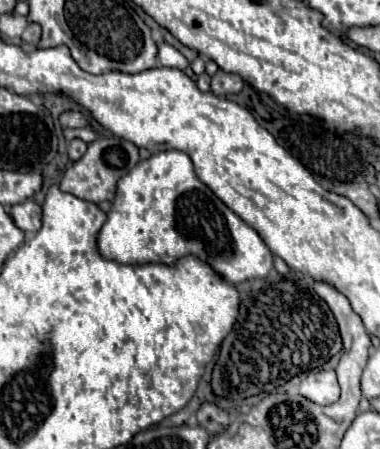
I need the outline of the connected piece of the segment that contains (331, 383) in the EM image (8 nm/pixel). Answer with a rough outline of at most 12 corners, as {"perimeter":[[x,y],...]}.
{"perimeter":[[310,370],[300,394],[316,404],[334,404],[340,384],[334,370]]}

